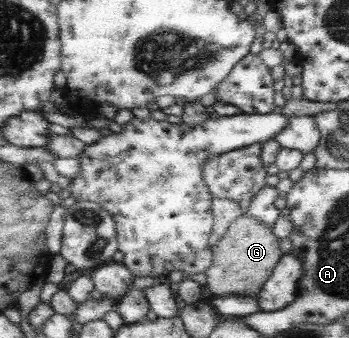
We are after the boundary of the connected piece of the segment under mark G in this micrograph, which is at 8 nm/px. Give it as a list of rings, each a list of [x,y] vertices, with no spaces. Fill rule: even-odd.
[[[247,214],[241,215],[231,225],[226,236],[213,248],[213,266],[205,273],[208,295],[259,295],[284,256],[281,254],[281,240],[273,233],[273,227]]]

